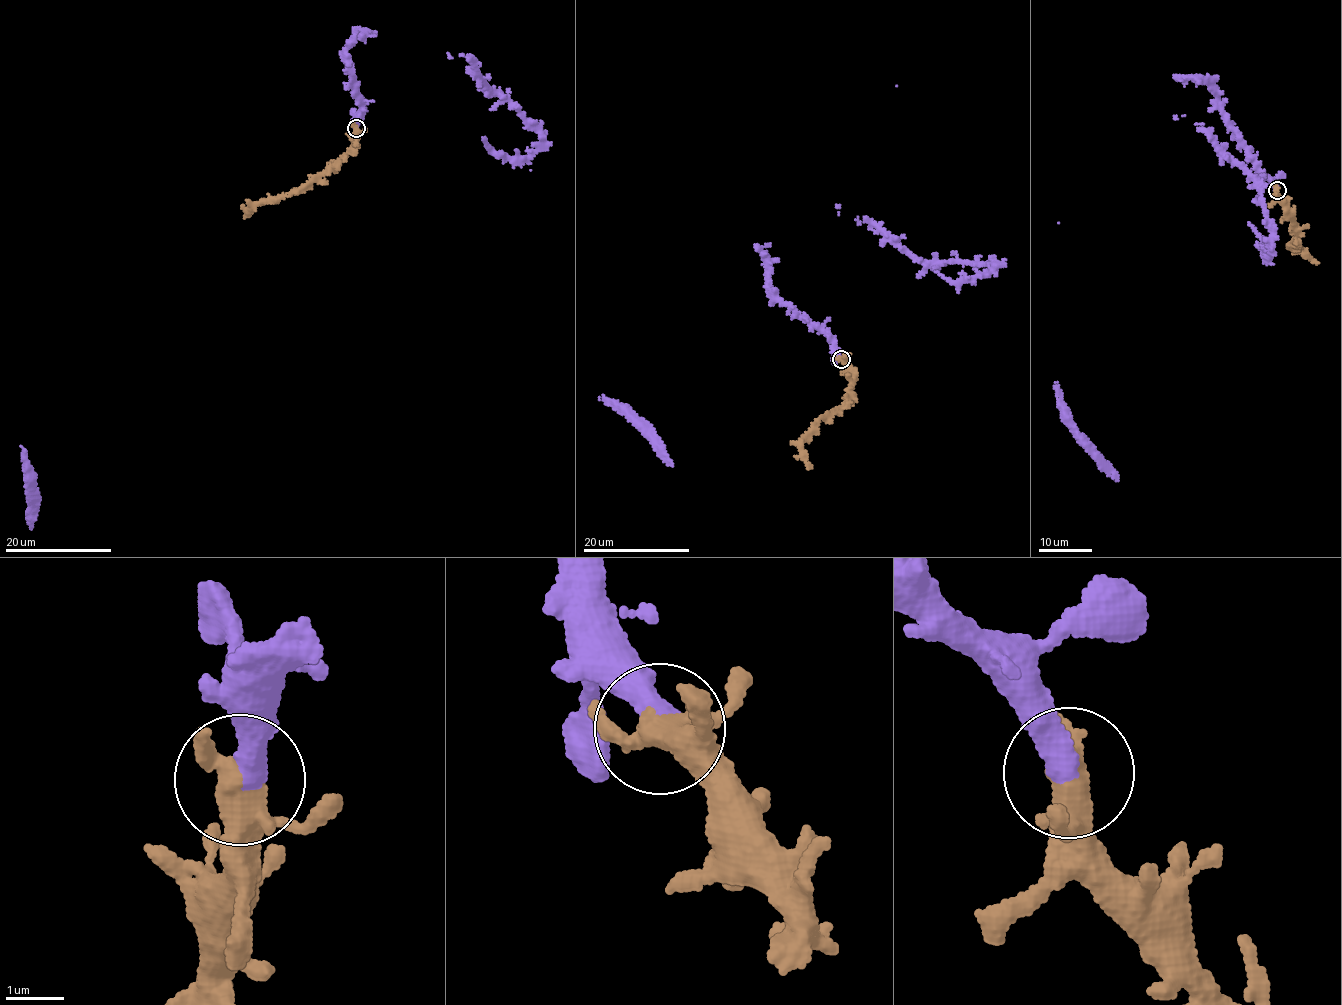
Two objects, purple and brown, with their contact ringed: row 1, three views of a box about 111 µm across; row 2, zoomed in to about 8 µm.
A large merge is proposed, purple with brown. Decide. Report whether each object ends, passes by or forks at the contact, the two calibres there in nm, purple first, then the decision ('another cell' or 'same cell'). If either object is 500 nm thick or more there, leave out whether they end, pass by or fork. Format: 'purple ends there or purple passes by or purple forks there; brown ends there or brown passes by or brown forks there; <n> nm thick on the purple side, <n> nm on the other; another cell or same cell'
purple ends there; brown forks there; 460 nm thick on the purple side, 400 nm on the other; same cell

